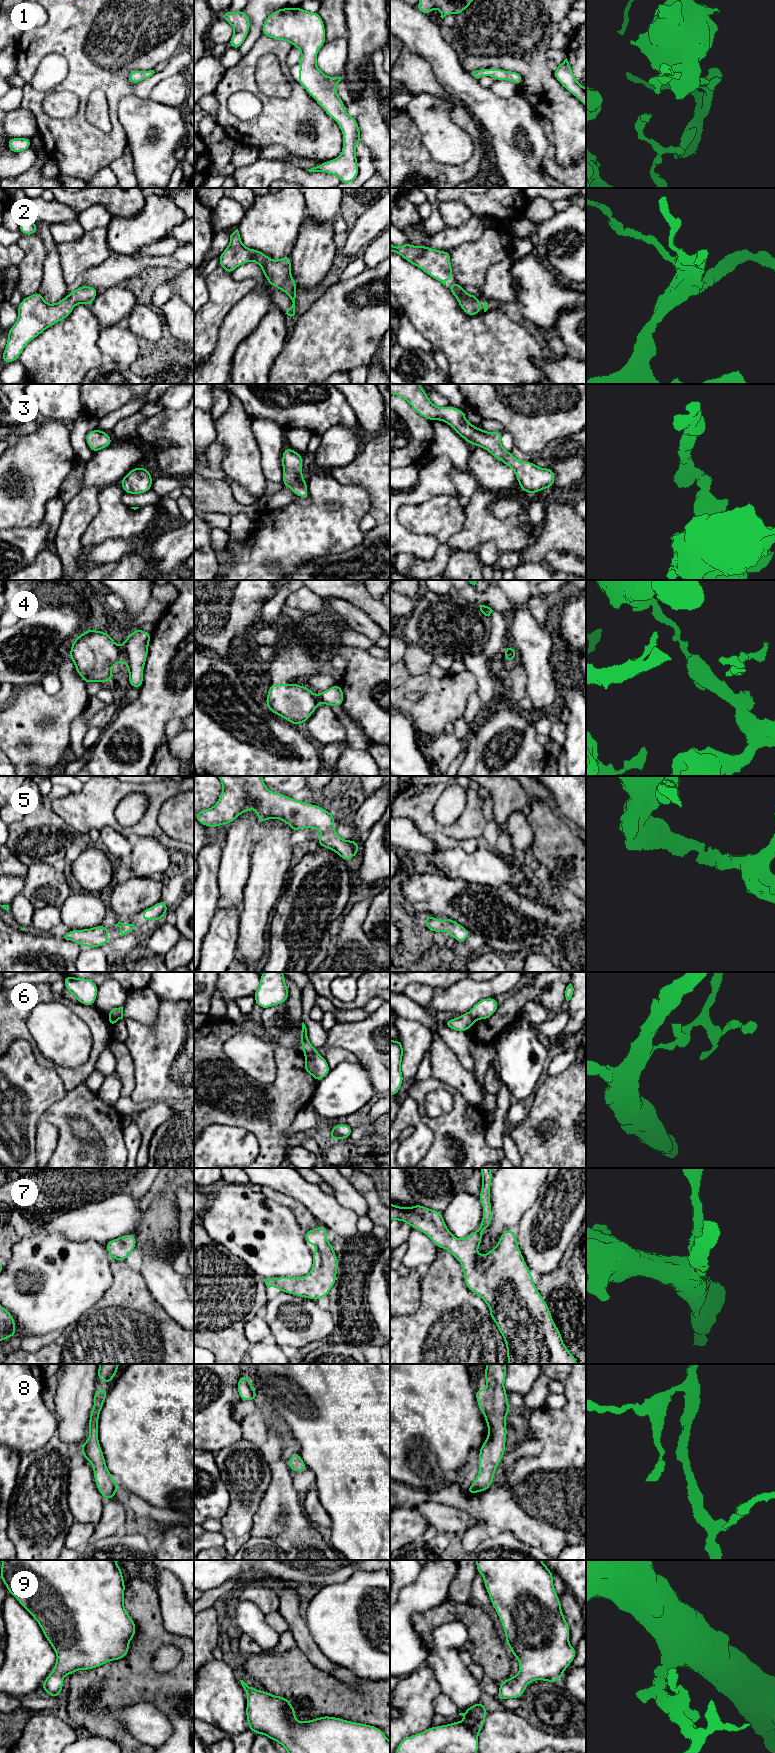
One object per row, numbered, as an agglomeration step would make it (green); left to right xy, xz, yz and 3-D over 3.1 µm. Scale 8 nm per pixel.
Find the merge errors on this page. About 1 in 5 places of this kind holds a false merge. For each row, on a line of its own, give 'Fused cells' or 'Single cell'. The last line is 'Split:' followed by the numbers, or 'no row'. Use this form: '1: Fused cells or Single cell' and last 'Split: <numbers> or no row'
1: Single cell
2: Single cell
3: Single cell
4: Fused cells
5: Single cell
6: Fused cells
7: Single cell
8: Single cell
9: Single cell
Split: 4, 6

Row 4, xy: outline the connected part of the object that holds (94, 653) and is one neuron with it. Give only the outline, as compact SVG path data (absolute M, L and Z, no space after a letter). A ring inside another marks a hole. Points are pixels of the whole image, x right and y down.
M89 628L75 638L69 658L86 684L95 681L105 683L113 680L113 665L123 663L123 650L108 632Z

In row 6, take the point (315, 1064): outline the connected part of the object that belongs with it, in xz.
M315 1051L305 1054L304 1070L319 1082L330 1072L331 1069L328 1066L326 1059Z

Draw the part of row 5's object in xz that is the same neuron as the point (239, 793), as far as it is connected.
M217 776L222 783L223 791L216 804L205 810L195 813L195 818L204 826L219 827L222 824L230 824L243 812L254 809L260 823L271 818L284 821L297 832L301 828L314 828L321 830L322 835L317 839L319 846L331 849L344 861L349 861L359 852L360 843L354 840L343 840L334 829L334 814L320 806L298 801L279 792L267 789L262 776Z

